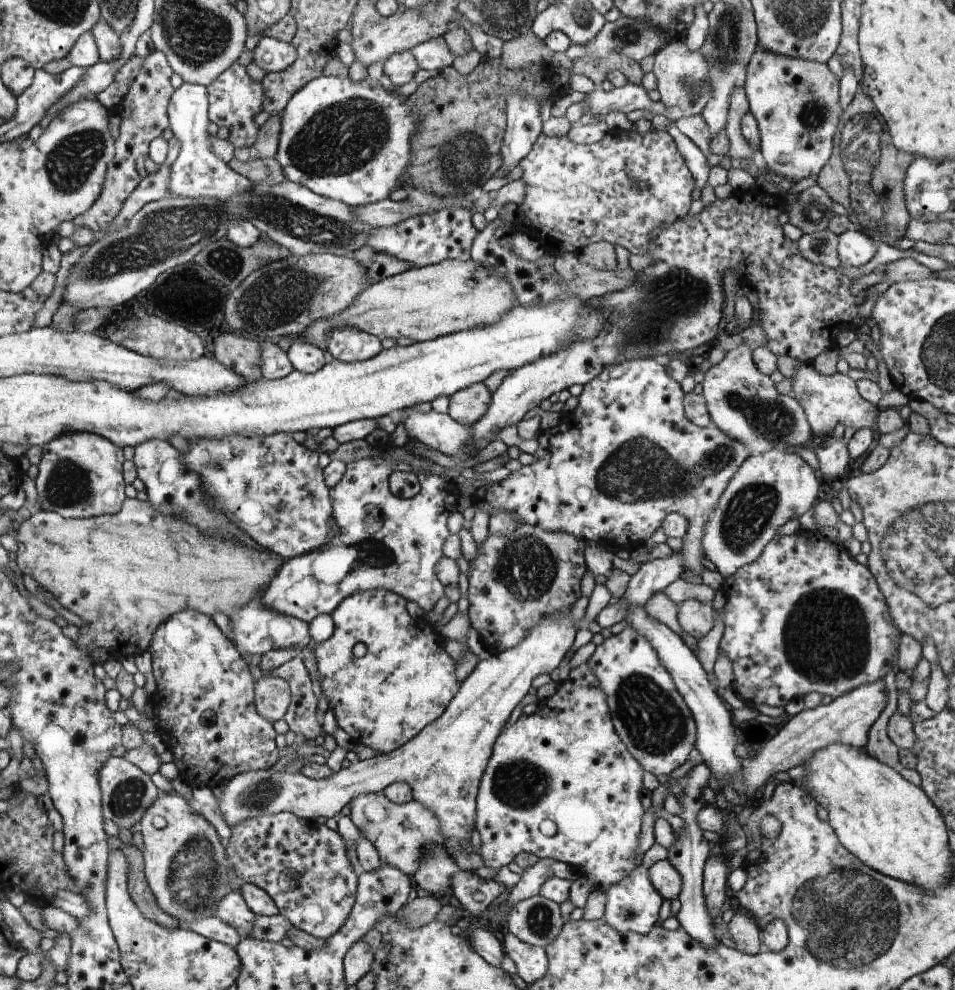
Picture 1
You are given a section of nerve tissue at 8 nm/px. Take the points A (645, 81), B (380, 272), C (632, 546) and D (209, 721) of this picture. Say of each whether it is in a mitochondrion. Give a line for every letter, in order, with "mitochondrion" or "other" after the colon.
A: other
B: other
C: other
D: other

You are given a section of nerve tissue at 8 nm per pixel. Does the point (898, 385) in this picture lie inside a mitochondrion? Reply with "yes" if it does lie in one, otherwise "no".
no

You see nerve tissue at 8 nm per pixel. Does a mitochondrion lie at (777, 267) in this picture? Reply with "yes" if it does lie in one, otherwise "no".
no

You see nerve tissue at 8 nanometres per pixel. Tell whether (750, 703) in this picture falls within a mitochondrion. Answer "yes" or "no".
no

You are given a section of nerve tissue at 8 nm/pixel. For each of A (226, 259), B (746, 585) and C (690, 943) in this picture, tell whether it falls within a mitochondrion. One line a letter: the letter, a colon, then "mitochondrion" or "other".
A: mitochondrion
B: other
C: other

